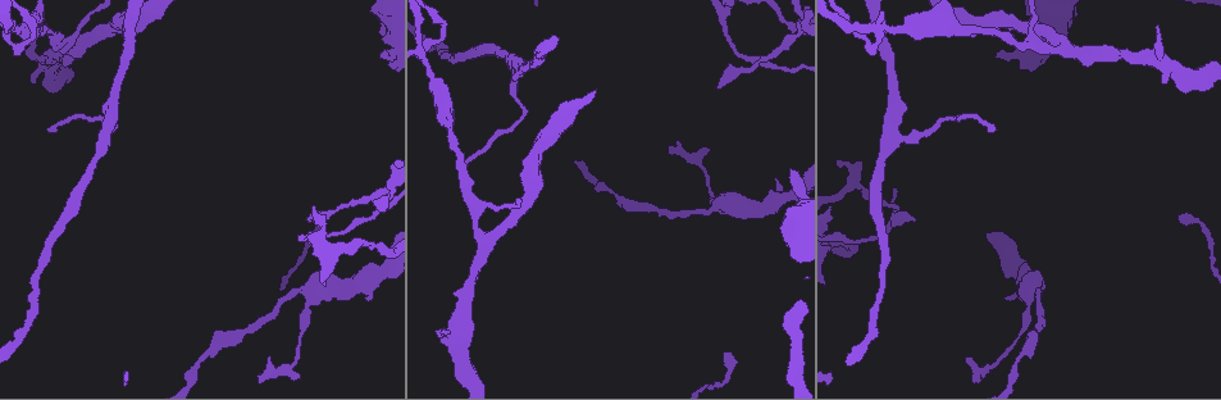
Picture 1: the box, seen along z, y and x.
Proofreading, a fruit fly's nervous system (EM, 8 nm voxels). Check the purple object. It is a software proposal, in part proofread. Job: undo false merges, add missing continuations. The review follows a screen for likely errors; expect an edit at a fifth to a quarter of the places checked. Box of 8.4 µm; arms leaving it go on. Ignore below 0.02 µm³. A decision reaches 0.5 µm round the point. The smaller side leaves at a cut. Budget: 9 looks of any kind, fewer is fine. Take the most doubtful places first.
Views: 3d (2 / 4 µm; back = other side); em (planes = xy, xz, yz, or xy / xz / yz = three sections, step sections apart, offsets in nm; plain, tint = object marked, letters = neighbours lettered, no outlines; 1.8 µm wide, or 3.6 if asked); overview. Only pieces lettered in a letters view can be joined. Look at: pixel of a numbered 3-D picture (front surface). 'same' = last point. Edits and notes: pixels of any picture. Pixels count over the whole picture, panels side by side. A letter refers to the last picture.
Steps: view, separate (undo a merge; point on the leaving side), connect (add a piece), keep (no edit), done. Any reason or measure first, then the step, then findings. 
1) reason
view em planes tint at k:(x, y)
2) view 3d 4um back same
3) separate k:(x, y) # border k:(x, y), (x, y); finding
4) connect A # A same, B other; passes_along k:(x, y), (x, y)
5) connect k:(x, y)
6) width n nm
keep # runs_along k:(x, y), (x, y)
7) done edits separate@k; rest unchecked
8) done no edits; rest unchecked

long arm stops here
view 3d 2um back at 1:(379, 57)

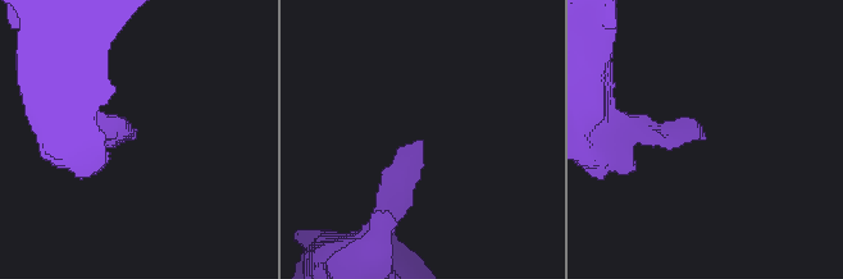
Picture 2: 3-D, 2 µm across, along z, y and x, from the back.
view em yz step 16 letters at 2:(416, 139)

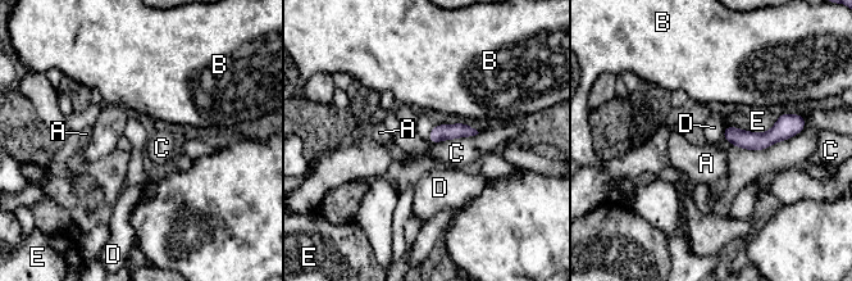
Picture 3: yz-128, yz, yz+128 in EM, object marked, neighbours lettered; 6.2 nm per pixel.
keep # A other, B other, C other, D other, E other; runs_along 3:(727, 131), (742, 139), (788, 134); no lettered piece goes on from it

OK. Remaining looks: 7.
touches itself
view 3d 4um at 1:(440, 23)

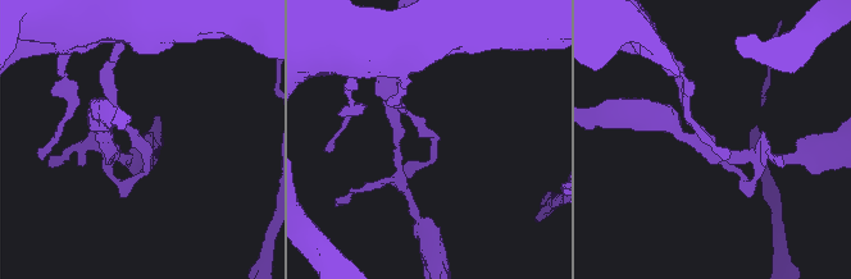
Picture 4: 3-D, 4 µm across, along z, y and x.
need the tissue
view em planes letters at 4:(433, 137)

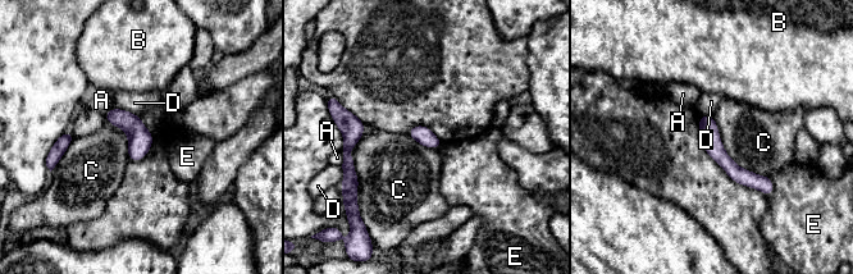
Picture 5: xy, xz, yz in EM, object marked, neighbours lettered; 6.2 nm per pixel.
separate 5:(738, 174) # A other, B other, C other, D other, E other; border 5:(751, 173), (752, 186); a second neuron is stuck on

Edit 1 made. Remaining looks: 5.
done edits separate@5; rest unchecked

